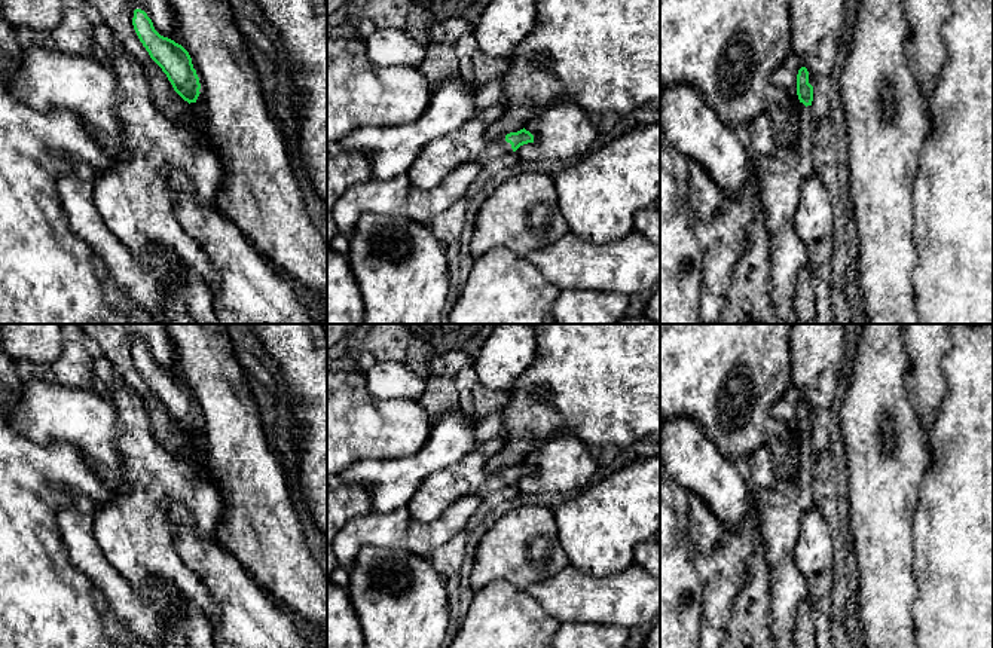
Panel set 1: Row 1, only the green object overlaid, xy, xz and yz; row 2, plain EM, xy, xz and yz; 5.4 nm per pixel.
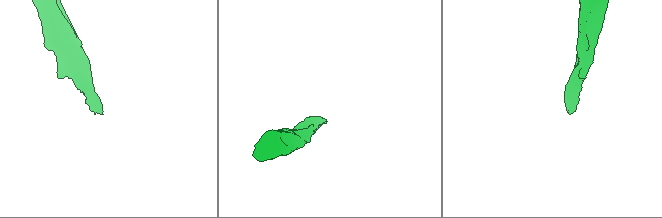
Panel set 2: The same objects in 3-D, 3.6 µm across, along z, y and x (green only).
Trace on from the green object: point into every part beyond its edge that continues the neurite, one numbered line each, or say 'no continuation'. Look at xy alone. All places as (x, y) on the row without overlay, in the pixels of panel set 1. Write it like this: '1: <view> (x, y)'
1: xy (137, 537)

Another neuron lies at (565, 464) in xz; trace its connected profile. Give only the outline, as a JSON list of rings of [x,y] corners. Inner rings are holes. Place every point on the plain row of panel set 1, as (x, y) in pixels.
[[[559,435],[547,441],[528,455],[525,462],[537,468],[534,477],[538,493],[583,490],[599,467],[595,450],[574,435]]]

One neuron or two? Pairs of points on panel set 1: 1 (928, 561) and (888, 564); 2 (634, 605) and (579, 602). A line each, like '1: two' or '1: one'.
1: two
2: one

